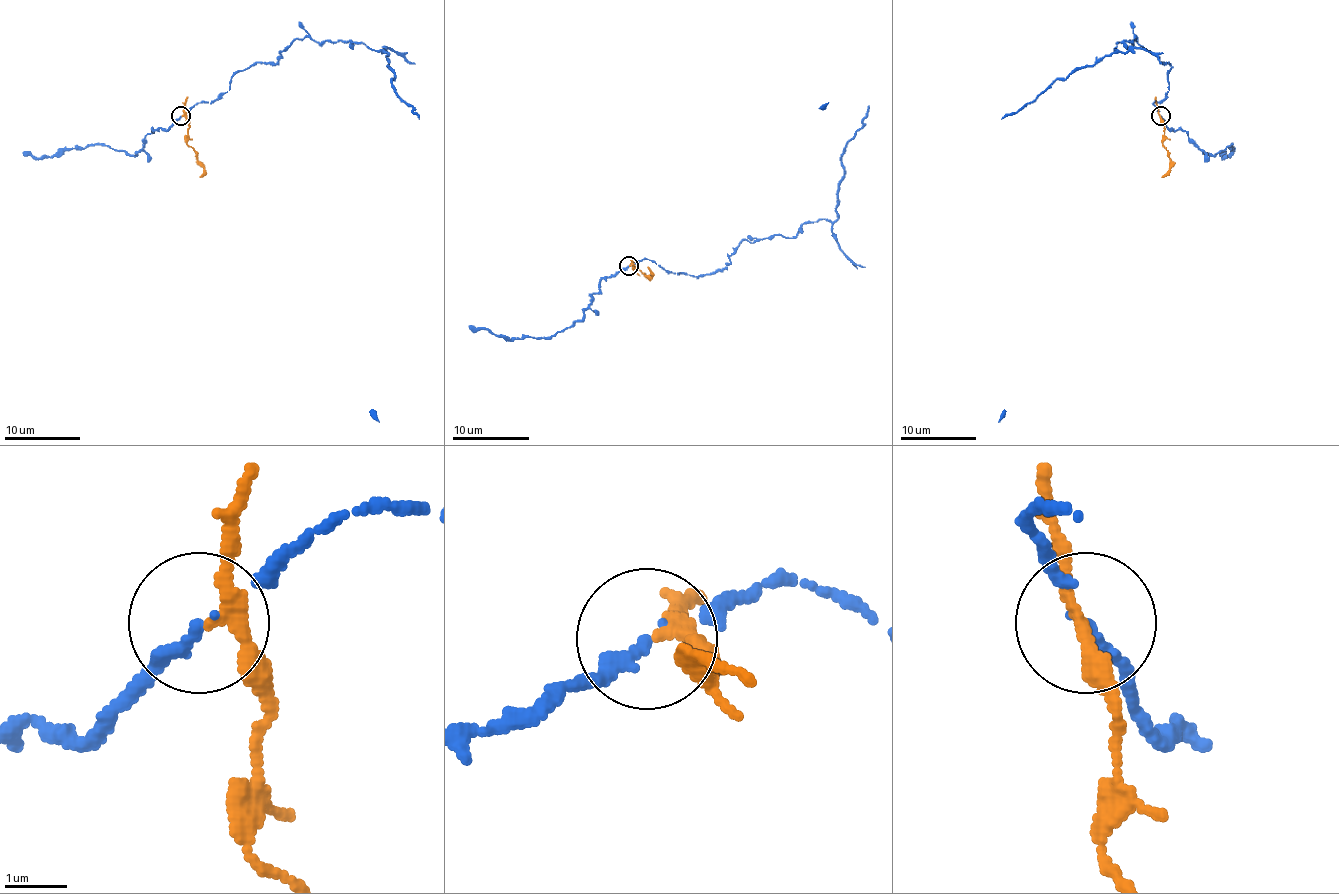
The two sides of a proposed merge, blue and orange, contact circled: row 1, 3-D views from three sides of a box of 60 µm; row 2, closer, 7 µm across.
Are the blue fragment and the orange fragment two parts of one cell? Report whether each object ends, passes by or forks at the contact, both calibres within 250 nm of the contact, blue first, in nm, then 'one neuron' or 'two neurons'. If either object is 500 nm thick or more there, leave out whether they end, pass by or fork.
blue passes by; orange passes by; 140 nm thick on the blue side, 190 nm on the other; two neurons

